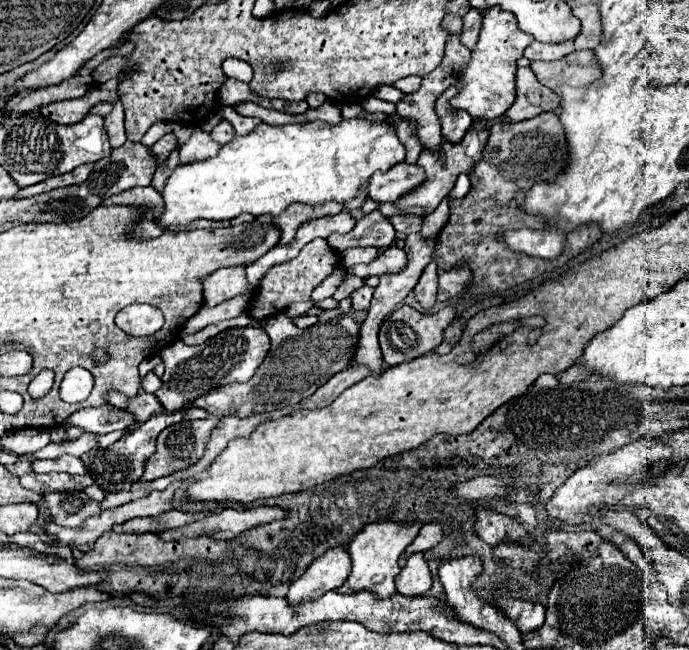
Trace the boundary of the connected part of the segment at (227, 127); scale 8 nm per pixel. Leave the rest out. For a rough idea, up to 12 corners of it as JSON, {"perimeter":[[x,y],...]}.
{"perimeter":[[227,120],[213,128],[215,142],[227,144],[235,130]]}

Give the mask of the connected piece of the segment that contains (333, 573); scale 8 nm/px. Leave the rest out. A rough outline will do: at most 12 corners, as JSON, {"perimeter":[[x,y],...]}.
{"perimeter":[[331,548],[291,582],[289,604],[317,600],[351,572],[347,550]]}

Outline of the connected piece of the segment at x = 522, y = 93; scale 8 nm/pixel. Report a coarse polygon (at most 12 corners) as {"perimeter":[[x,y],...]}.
{"perimeter":[[529,66],[517,68],[517,98],[511,122],[559,108]]}

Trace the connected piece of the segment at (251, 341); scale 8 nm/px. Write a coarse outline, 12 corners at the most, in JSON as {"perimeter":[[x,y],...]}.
{"perimeter":[[229,328],[161,350],[167,412],[247,382],[269,352],[263,328]]}

